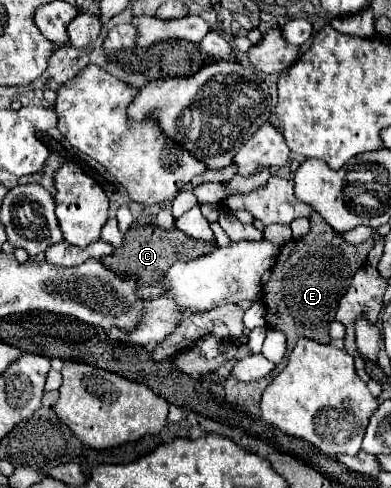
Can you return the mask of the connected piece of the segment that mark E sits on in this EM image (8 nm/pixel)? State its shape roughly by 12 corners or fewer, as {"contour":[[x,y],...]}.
{"contour":[[321,215],[281,247],[263,285],[267,327],[293,347],[331,341],[343,289],[371,239]]}

